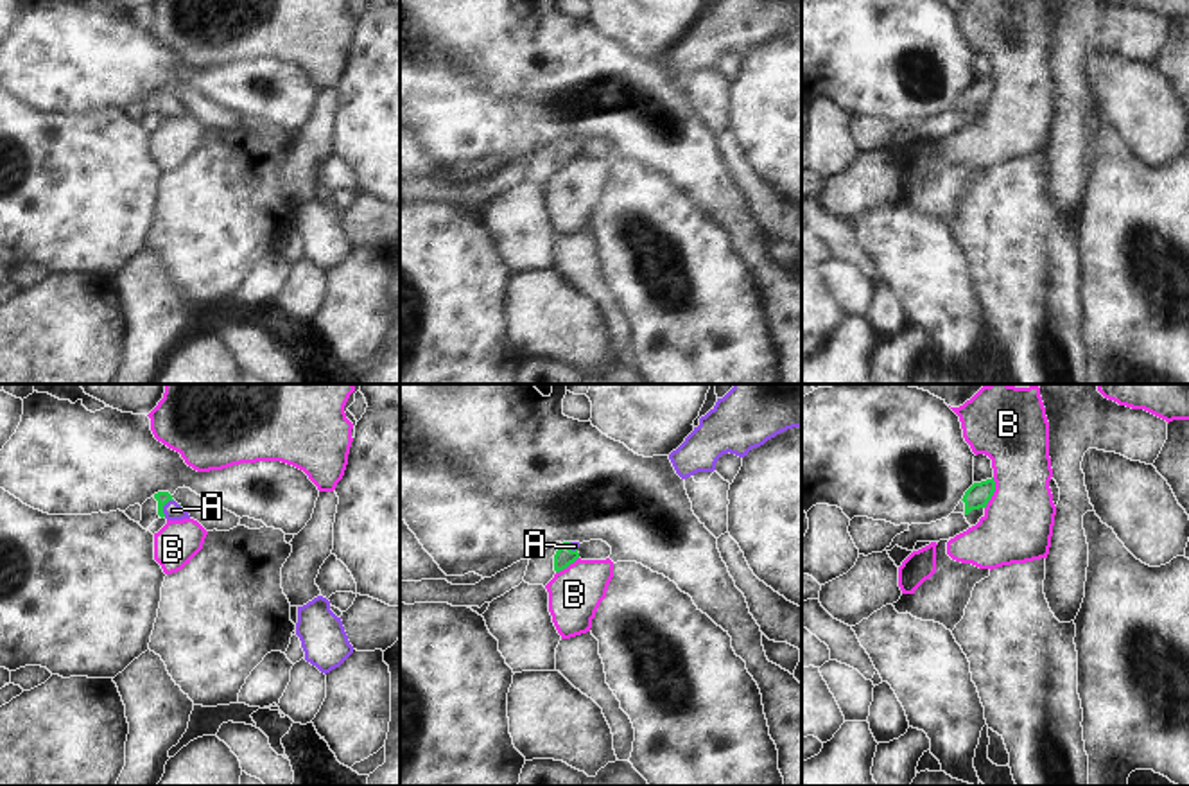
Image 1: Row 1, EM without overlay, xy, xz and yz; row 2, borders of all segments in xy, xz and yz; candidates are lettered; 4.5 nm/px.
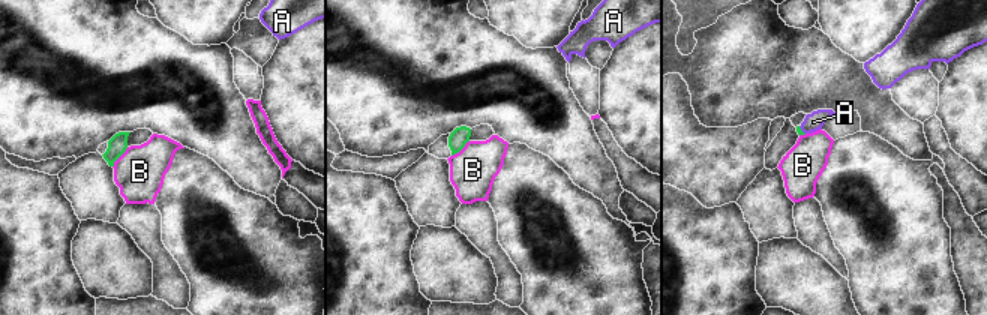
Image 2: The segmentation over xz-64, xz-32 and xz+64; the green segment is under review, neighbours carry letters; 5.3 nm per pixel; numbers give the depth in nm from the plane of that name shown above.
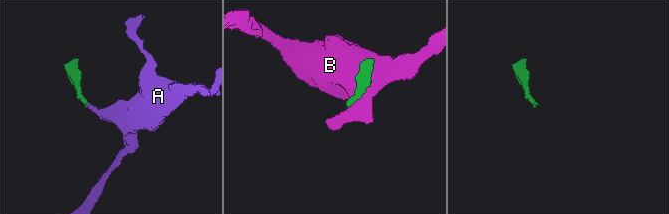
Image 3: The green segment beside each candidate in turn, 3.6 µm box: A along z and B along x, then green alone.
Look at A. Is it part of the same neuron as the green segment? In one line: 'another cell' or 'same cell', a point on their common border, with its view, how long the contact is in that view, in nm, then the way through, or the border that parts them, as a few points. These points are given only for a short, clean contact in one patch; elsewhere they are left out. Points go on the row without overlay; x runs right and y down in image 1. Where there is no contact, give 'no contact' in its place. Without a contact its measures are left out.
same cell; contact xy (164, 103); length 90 nm; way xy (162, 96), (164, 103), (173, 108)

